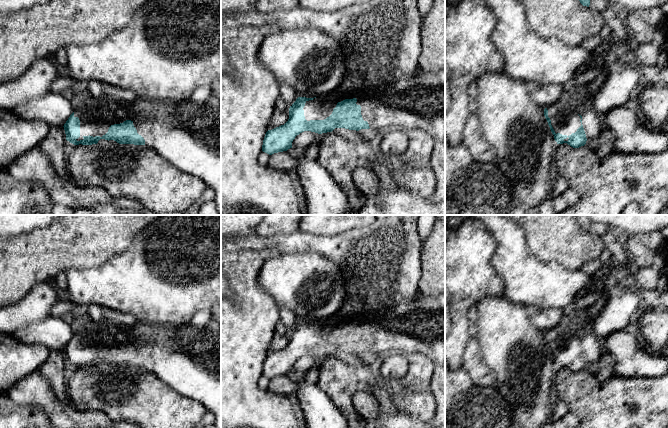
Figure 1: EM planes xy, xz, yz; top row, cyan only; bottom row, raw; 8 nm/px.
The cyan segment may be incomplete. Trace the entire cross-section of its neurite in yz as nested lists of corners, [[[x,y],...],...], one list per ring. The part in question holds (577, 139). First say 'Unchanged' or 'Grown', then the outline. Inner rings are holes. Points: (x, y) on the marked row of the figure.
Grown. [[[561,99],[544,109],[544,116],[557,144],[567,143],[573,148],[586,144],[587,138],[582,125],[582,116],[566,99]]]

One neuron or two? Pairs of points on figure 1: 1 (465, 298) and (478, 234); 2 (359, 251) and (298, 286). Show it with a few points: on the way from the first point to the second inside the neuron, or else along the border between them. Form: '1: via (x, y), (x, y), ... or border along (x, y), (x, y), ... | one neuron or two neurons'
1: via (465, 282), (465, 252), (467, 250) | one neuron
2: border along (315, 252), (330, 259), (339, 268), (345, 286) | two neurons

